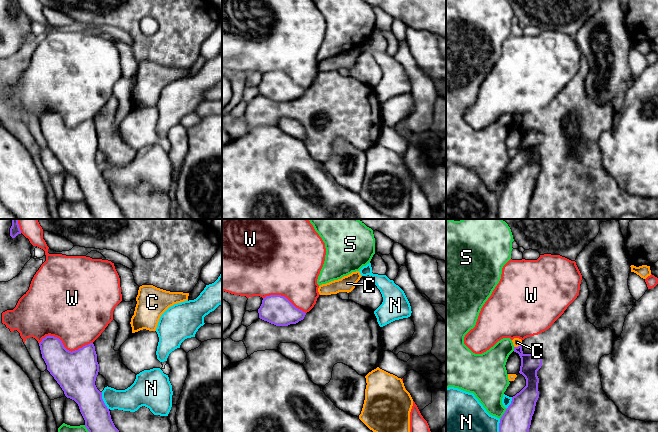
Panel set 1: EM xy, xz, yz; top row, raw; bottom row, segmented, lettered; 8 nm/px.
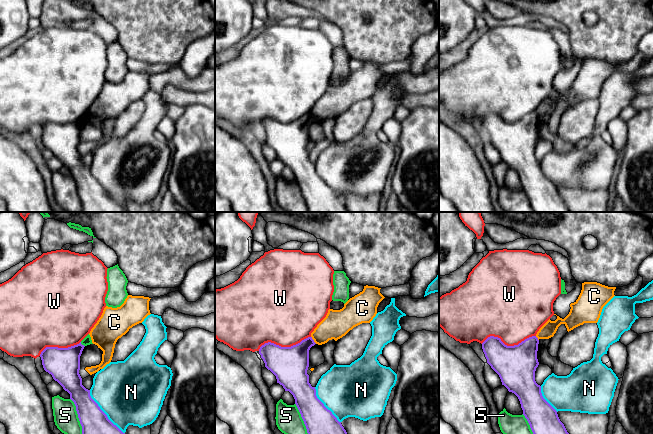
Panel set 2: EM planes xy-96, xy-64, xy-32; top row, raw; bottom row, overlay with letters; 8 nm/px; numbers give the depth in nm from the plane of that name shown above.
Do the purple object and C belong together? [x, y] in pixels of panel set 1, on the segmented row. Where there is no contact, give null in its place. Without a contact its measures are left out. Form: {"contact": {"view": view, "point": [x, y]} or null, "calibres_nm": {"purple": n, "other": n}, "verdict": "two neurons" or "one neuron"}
{"contact": {"view": "yz", "point": [518, 346]}, "calibres_nm": {"purple": 160, "other": 70}, "verdict": "two neurons"}

